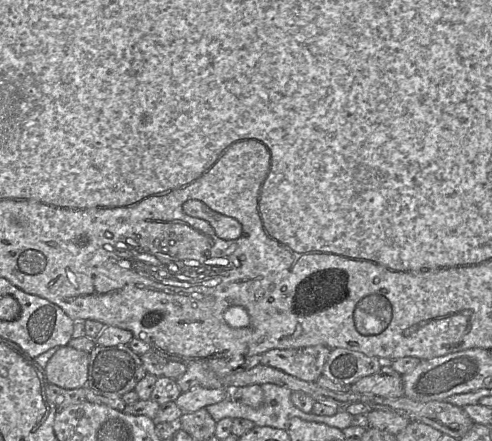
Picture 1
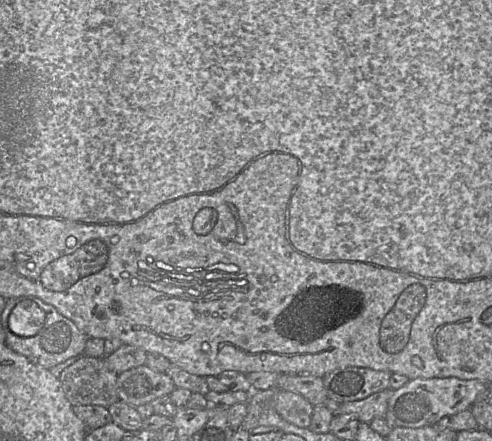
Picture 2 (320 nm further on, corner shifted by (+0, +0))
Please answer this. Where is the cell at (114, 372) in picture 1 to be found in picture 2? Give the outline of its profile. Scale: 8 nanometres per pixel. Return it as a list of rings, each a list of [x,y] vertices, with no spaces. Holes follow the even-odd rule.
[[[146,365],[118,374],[116,387],[118,401],[135,408],[169,396],[176,388],[166,373],[156,372]]]

